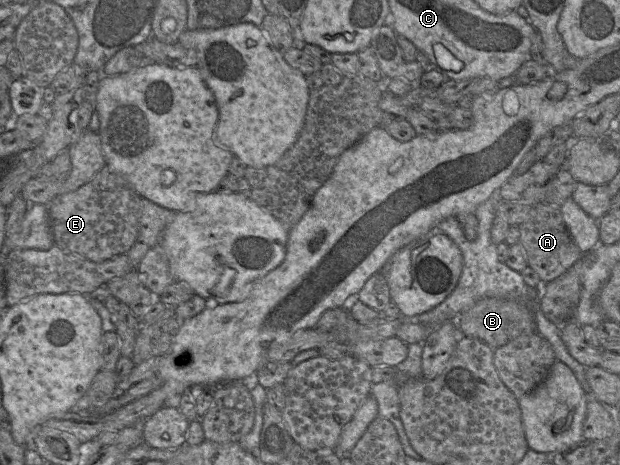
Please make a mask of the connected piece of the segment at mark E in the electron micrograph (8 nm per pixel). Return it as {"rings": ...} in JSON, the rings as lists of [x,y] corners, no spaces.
{"rings":[[[105,165],[89,182],[75,191],[59,194],[48,205],[54,245],[65,252],[93,262],[102,262],[116,255],[126,254],[135,243],[139,233],[141,198],[122,176]]]}

